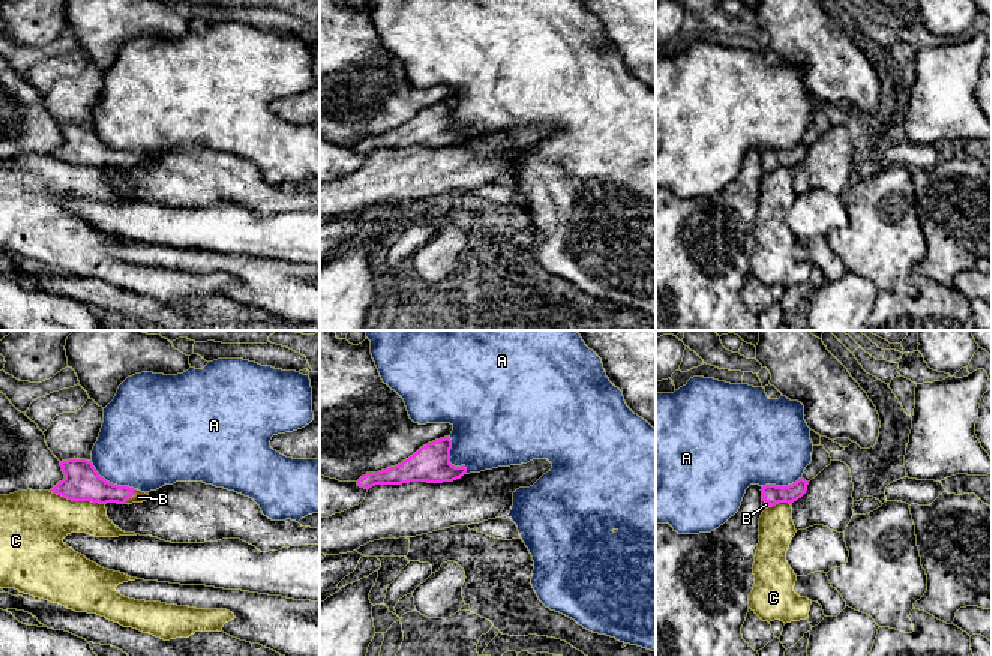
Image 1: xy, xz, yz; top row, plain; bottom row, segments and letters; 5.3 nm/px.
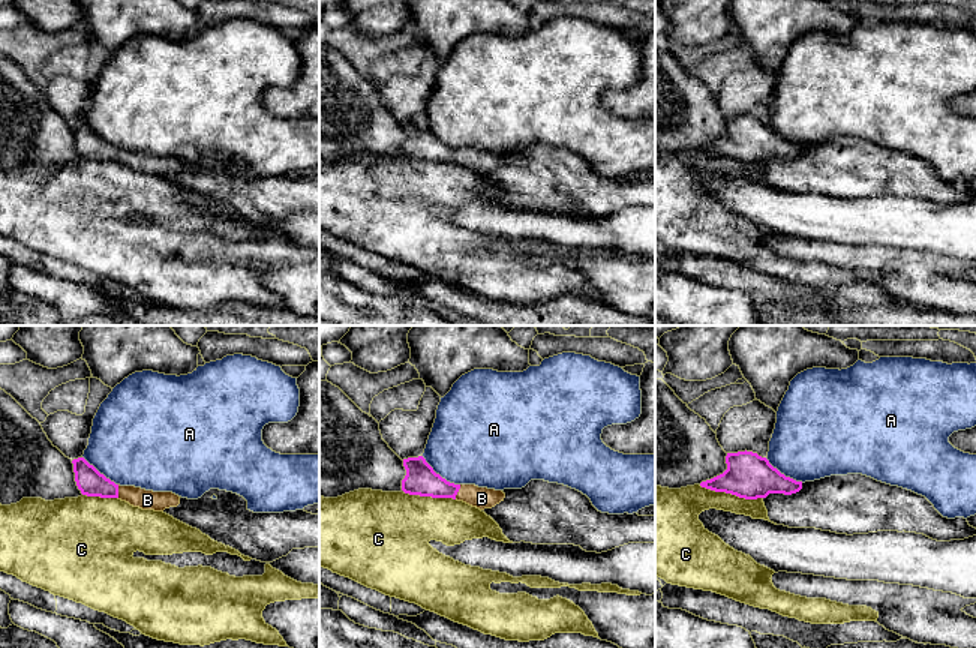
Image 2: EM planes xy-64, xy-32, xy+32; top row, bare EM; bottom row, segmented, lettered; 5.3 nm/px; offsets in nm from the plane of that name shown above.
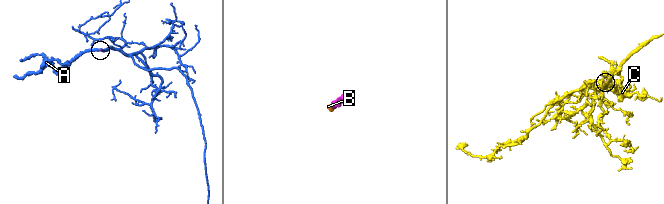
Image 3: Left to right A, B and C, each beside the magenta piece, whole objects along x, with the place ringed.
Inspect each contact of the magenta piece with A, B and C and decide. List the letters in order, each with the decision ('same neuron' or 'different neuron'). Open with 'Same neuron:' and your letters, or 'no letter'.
Same neuron: B
A: different neuron
B: same neuron
C: different neuron

